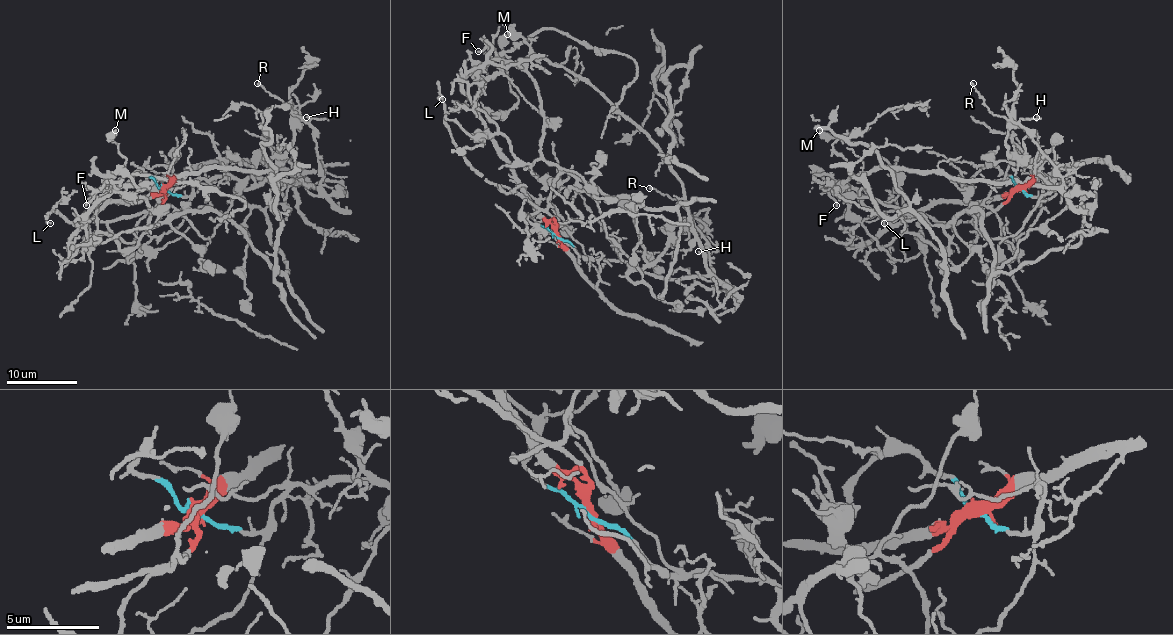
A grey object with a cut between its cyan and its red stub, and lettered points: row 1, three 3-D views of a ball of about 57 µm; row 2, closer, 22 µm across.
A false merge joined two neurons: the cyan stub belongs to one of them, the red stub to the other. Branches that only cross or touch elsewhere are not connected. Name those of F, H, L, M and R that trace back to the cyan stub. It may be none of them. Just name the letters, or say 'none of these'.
H, R

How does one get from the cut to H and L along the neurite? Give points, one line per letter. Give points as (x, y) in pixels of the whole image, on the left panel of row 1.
H: (163, 189), (188, 196), (202, 179), (235, 177), (316, 186), (321, 168), (309, 123), (325, 119), (306, 117)
L: (163, 189), (163, 200), (156, 207), (121, 216), (114, 221), (70, 223), (53, 210), (46, 219), (51, 223)

